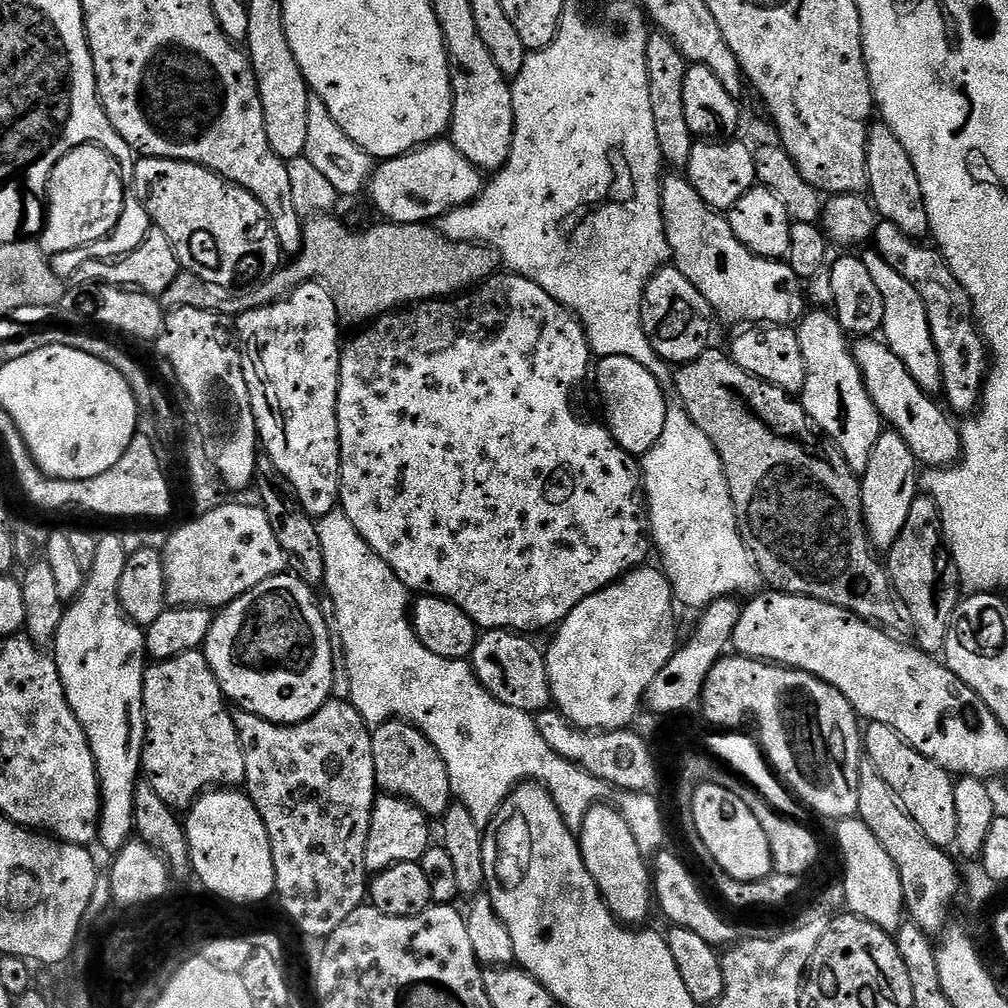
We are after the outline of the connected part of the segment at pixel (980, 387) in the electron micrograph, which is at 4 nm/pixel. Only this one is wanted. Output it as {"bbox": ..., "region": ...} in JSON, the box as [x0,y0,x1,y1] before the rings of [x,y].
{"bbox":[874,220,990,418],"region":[[[880,220],[877,223],[874,250],[879,256],[886,258],[886,262],[890,262],[890,266],[894,266],[894,270],[898,270],[898,274],[902,274],[902,278],[906,278],[906,282],[910,282],[914,290],[918,290],[922,302],[926,302],[930,334],[934,338],[934,350],[938,350],[938,362],[942,366],[943,403],[957,417],[960,415],[960,418],[975,413],[984,394],[990,353],[980,334],[980,325],[976,323],[972,299],[966,294],[958,278],[954,278],[948,261],[940,251],[932,246],[927,248],[919,239],[902,234],[902,230],[894,226],[894,222]]]}

